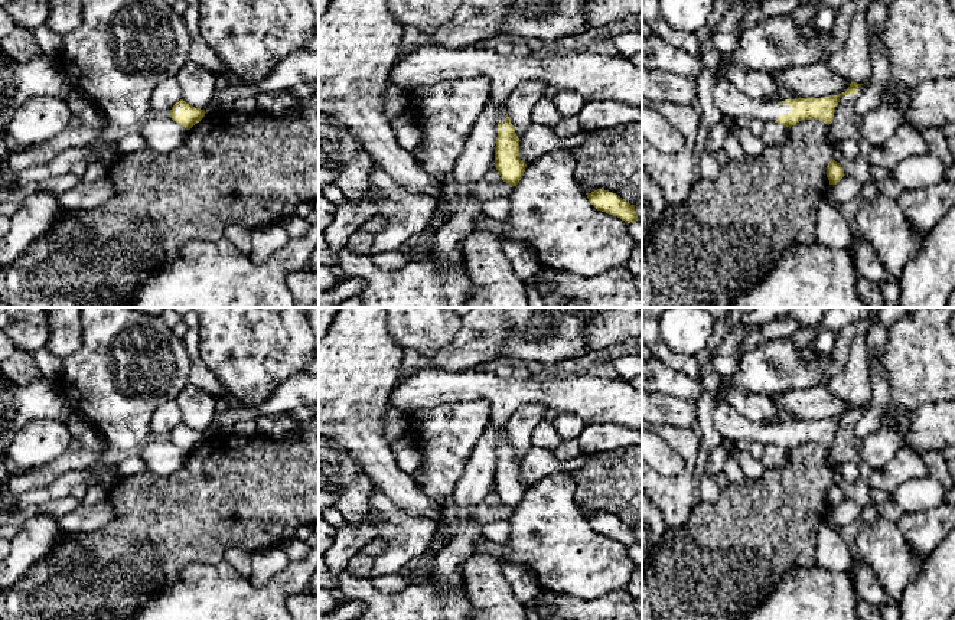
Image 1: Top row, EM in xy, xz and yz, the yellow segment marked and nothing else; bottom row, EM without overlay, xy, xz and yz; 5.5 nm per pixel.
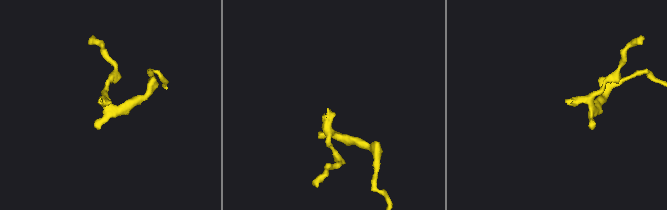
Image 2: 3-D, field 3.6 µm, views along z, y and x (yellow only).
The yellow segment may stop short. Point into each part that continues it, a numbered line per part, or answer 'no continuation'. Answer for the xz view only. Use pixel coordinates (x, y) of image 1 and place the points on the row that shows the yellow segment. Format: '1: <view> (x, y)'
1: xz (596, 77)

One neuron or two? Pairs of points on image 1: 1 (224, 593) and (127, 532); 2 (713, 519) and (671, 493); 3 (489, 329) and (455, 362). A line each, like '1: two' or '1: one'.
1: two
2: two
3: one

